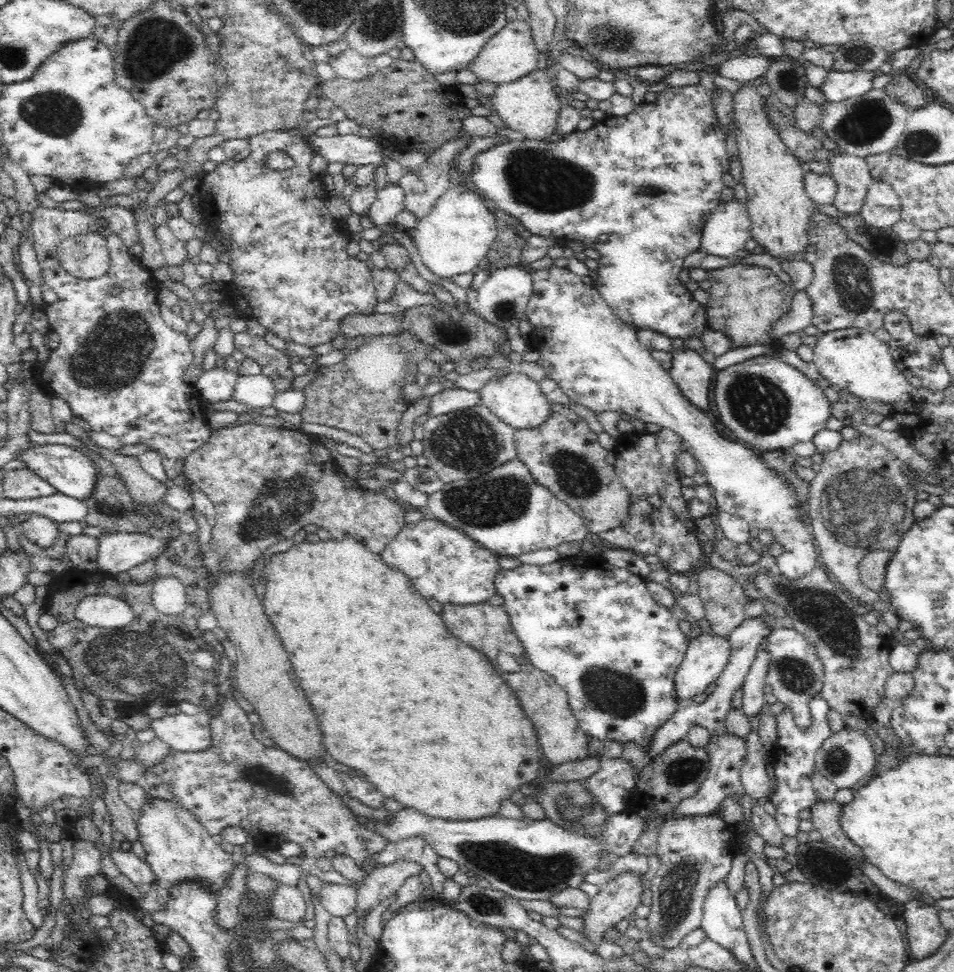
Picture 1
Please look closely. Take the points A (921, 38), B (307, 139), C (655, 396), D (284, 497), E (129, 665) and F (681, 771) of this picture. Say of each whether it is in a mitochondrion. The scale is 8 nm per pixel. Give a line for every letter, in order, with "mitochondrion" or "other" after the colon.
A: other
B: other
C: other
D: mitochondrion
E: mitochondrion
F: mitochondrion

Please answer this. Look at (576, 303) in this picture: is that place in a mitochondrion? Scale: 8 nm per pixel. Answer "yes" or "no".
no

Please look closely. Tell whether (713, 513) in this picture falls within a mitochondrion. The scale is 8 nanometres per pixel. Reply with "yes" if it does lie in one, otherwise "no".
no

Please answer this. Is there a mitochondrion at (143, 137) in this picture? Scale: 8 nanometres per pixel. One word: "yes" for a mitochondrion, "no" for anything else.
no

